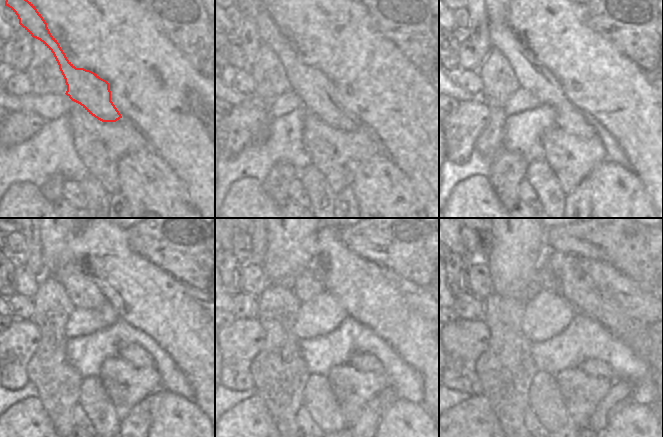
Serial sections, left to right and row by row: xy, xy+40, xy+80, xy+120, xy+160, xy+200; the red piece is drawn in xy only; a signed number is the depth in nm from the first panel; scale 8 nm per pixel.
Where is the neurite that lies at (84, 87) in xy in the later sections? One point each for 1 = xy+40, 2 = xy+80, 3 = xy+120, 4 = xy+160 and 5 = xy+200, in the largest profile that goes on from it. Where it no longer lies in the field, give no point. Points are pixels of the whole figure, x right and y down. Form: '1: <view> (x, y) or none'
1: xy+40 (319, 96)
2: xy+80 (532, 76)
3: xy+120 (81, 289)
4: xy+160 (307, 285)
5: xy+200 (592, 367)

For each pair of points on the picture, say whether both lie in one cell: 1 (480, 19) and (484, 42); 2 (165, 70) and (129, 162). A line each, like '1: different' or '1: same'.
1: same
2: different

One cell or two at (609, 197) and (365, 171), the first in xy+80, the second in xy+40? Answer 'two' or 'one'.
one

